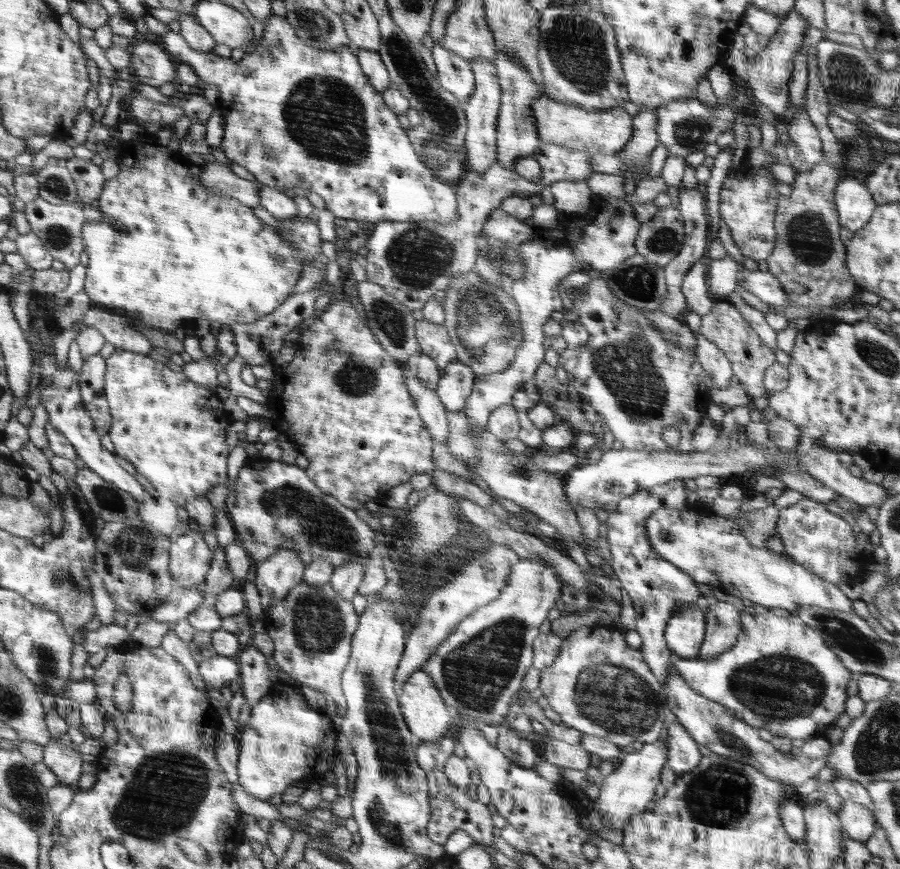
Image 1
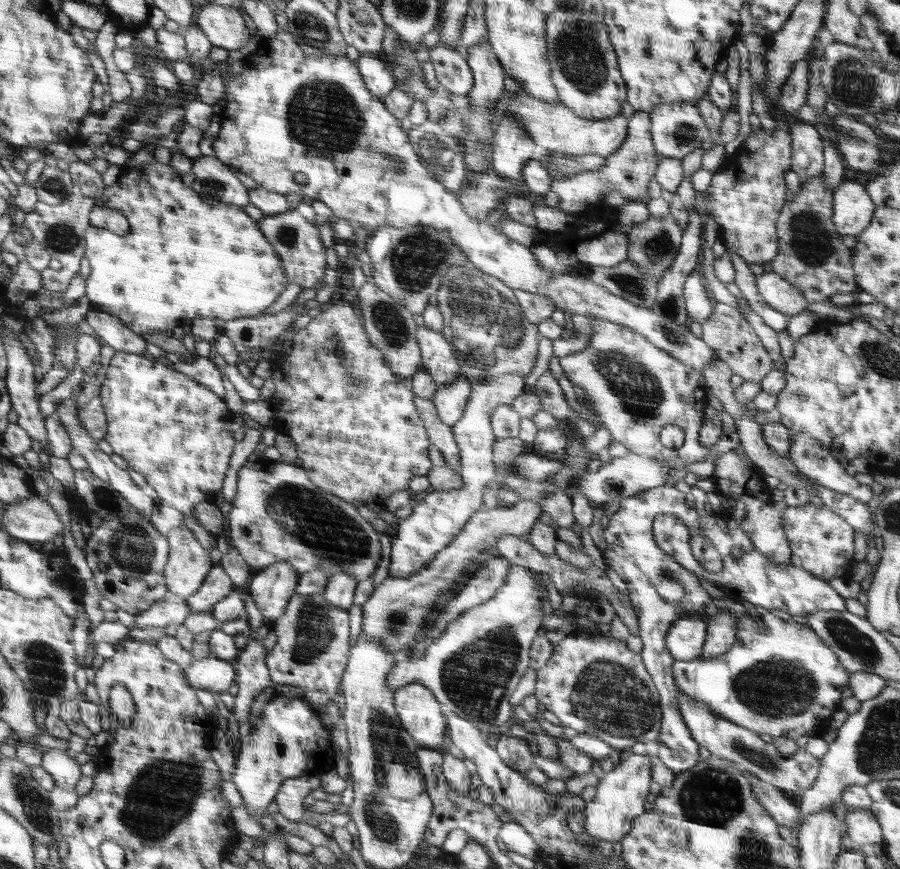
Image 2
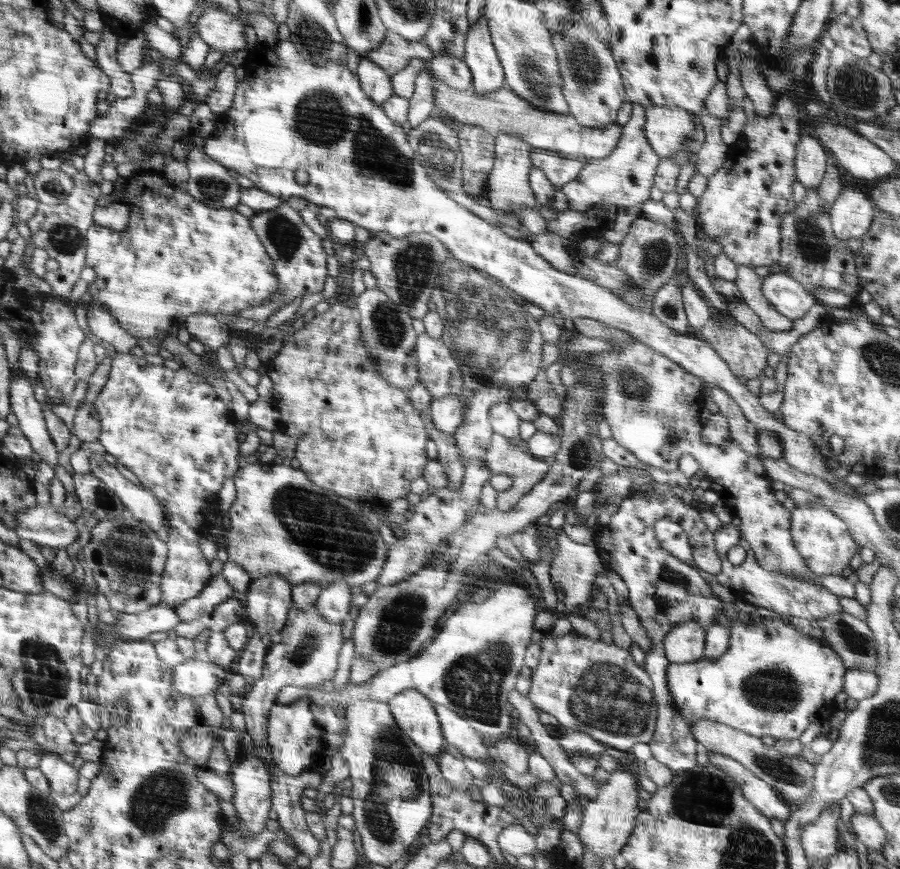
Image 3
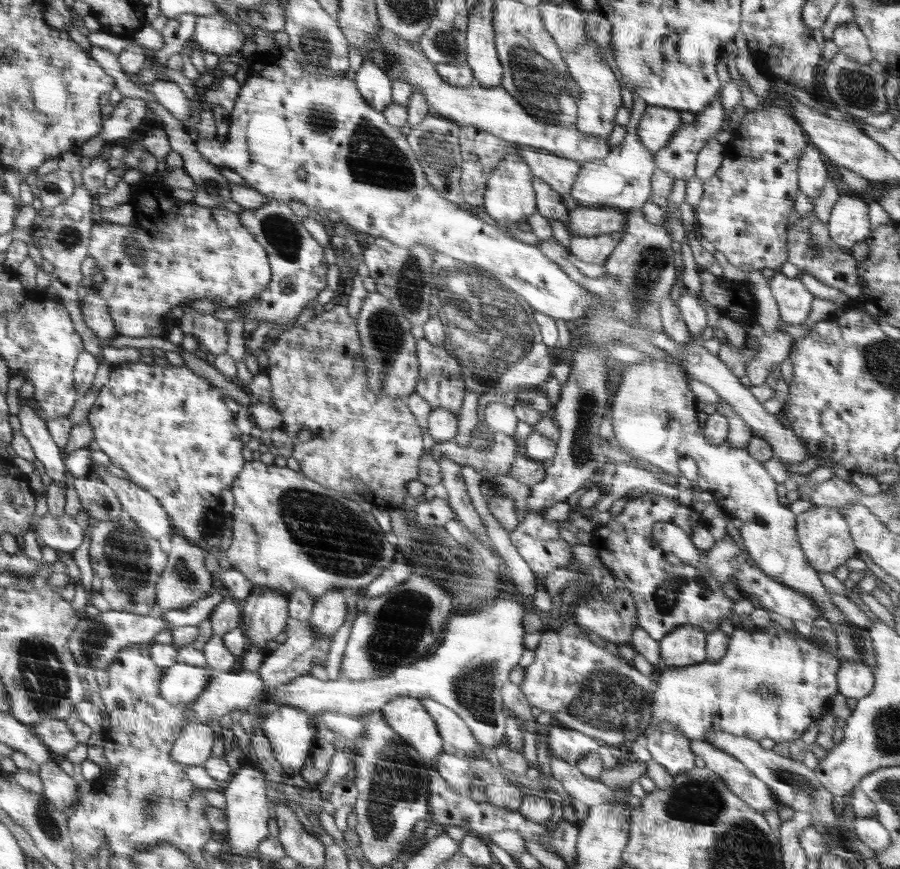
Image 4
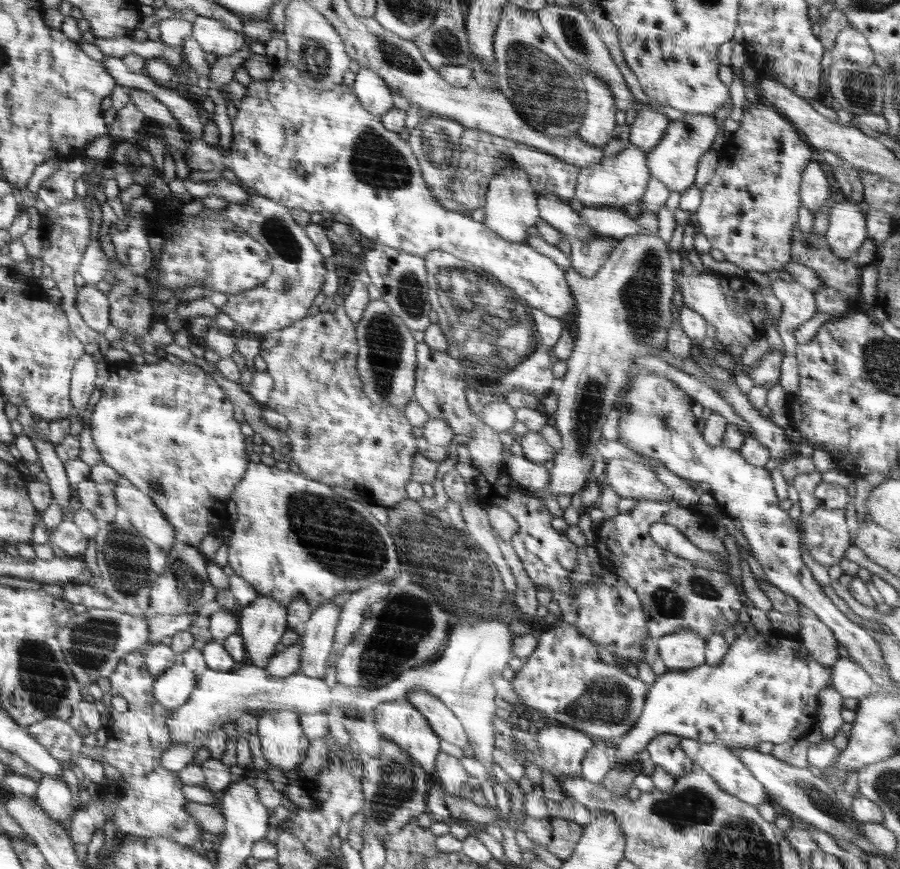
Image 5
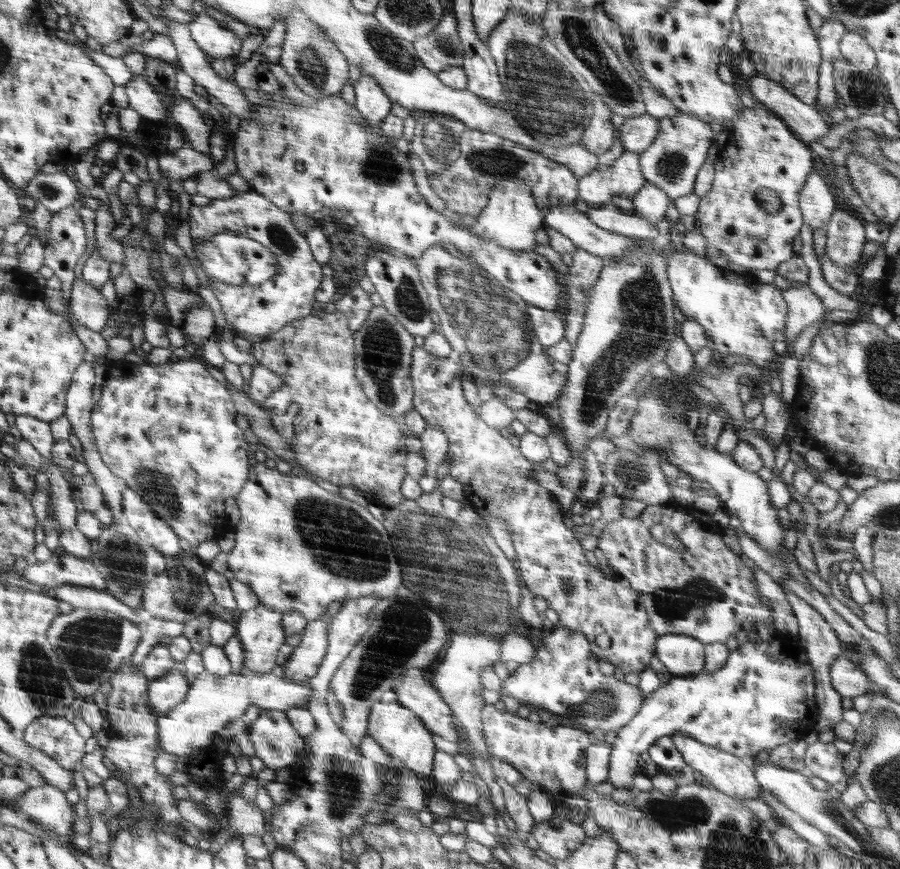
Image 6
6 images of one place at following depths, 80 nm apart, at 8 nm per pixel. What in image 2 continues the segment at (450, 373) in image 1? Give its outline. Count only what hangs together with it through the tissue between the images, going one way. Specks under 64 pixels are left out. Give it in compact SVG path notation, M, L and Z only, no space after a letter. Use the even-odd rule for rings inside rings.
M461 373L458 378L452 382L447 382L442 388L435 391L431 401L444 425L451 428L463 416L472 385Z

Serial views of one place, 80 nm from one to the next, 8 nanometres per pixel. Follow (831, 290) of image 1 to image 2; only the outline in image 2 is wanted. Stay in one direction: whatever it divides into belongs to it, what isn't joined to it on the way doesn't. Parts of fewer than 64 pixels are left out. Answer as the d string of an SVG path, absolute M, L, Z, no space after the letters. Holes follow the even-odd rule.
M822 172L812 179L801 181L800 191L796 193L792 202L785 202L776 220L779 251L771 260L772 272L778 274L780 278L788 280L792 286L796 286L798 290L802 291L808 303L829 300L829 296L833 294L857 293L859 291L852 268L853 250L843 244L841 236L836 233L834 223L832 223L833 198L834 191L828 189L826 175Z

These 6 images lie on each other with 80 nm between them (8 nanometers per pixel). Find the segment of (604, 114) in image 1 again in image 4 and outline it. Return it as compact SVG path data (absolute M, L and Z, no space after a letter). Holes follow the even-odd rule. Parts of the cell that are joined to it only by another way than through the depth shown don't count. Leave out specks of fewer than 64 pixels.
M380 29L373 43L368 43L367 46L349 45L349 50L360 52L363 61L372 60L373 50L376 48L382 48L389 60L386 73L391 80L401 76L409 82L414 93L421 90L424 100L436 115L450 119L461 126L475 126L476 129L502 138L508 143L544 150L555 156L578 162L581 166L591 161L599 161L610 153L610 136L590 137L590 135L581 134L576 124L565 126L565 124L550 124L538 120L535 116L528 114L516 102L516 99L512 98L501 86L476 87L470 85L464 88L448 84L437 73L434 63L414 50L407 40L400 38L391 30Z

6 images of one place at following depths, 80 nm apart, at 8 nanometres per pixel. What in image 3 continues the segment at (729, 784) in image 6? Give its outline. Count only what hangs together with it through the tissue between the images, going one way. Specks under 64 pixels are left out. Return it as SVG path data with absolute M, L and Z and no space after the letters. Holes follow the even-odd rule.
M709 752L708 763L724 770L731 776L743 791L744 798L751 802L764 816L777 818L784 822L791 814L789 803L781 798L777 789L766 784L752 772L749 772L740 762L724 757L724 754Z

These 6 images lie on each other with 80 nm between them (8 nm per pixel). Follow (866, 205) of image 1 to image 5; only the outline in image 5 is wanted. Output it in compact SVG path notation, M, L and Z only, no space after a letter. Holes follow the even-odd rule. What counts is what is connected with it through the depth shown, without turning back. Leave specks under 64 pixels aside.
M843 199L832 205L830 218L828 218L829 227L825 232L825 239L832 251L832 254L842 259L855 259L857 250L862 246L867 237L866 230L866 212L865 207L856 204L848 199Z

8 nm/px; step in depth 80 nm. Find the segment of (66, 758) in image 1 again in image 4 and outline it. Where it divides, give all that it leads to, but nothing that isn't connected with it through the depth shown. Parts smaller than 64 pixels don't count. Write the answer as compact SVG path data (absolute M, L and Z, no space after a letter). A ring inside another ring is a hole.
M54 758L42 764L38 772L37 775L42 780L40 794L47 798L53 808L66 812L66 808L77 798L76 782L66 772L62 772L60 764Z

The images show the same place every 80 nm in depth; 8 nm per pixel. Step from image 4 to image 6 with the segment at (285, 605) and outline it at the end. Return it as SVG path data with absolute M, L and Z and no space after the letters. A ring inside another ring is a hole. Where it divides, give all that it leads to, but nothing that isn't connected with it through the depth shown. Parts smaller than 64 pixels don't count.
M259 602L256 609L239 613L236 617L238 639L244 648L244 671L275 672L276 662L281 658L279 650L285 644L286 635L283 628L283 614L264 606Z

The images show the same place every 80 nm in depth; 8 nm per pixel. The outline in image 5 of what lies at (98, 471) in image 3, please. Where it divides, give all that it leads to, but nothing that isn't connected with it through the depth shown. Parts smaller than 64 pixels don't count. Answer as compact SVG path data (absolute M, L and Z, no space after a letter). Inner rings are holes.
M115 483L113 491L117 504L128 510L128 518L140 534L152 538L152 542L156 542L156 546L164 551L173 547L175 528L147 494L140 492L132 483L124 487Z

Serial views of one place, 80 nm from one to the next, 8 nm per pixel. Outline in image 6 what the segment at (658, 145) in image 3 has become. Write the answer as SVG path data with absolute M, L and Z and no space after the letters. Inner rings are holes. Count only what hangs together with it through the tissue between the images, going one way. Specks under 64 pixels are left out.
M646 112L634 118L625 119L619 128L624 151L642 153L647 150L658 136L657 120L658 118Z

